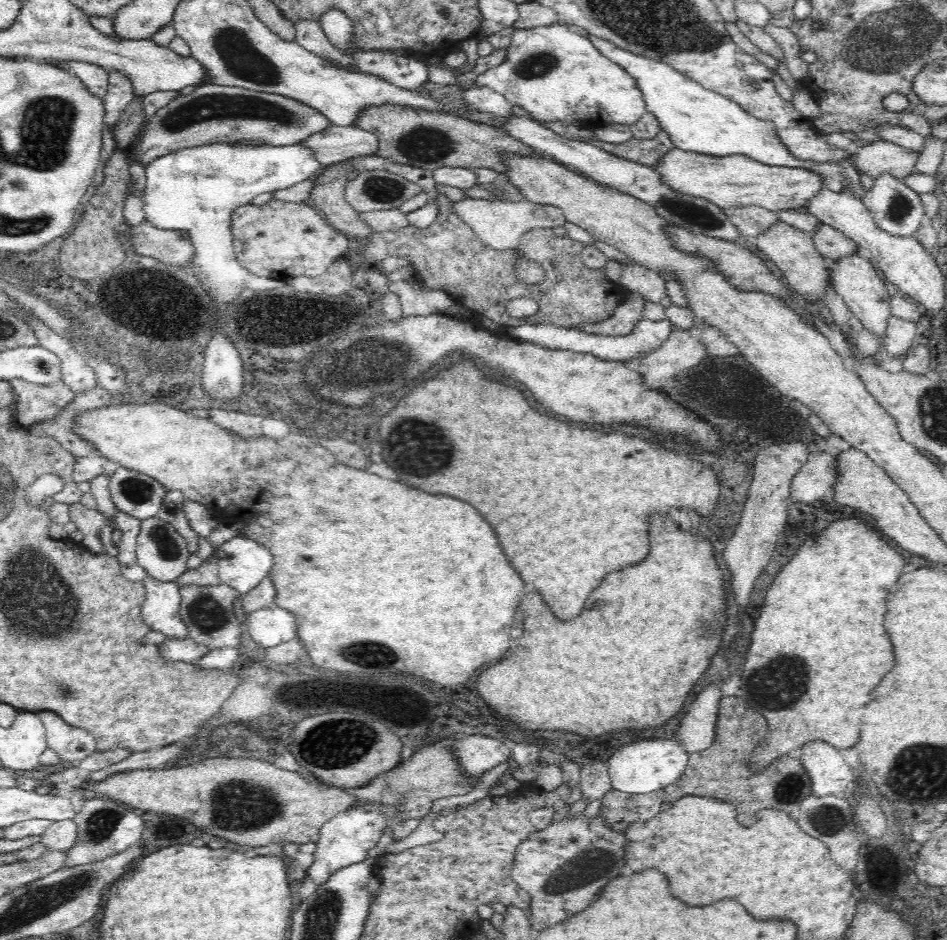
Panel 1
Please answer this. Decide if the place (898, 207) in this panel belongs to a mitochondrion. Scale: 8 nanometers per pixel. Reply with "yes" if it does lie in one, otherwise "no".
yes

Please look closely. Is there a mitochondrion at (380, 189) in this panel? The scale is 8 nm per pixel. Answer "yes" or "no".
yes

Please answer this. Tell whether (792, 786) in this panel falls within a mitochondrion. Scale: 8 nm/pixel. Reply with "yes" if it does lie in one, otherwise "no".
yes

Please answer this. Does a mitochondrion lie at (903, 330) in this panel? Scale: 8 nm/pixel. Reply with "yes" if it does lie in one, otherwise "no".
no

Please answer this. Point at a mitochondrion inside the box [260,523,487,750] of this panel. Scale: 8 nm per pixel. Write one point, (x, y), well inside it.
(363, 650)

